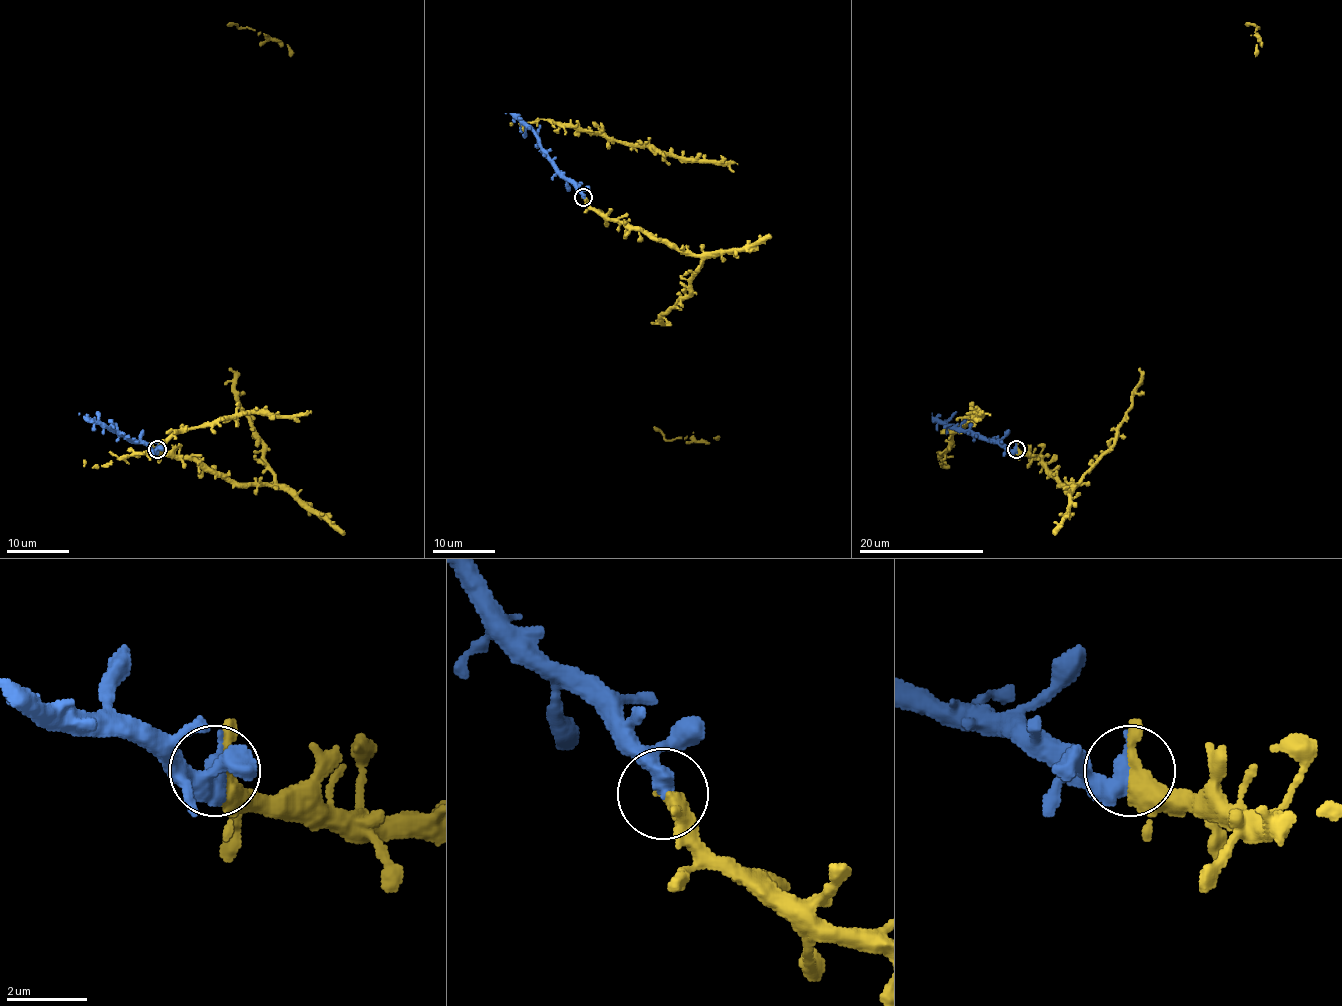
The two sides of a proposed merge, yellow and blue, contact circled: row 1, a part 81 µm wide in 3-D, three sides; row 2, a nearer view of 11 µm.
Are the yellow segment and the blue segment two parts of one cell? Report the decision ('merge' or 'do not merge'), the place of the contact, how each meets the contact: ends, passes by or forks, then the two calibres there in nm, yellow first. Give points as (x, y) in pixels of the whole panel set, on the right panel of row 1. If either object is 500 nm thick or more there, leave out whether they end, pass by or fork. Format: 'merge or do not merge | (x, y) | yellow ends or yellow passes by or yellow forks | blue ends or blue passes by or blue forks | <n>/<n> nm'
merge | (1016, 449) | 360/550 nm

